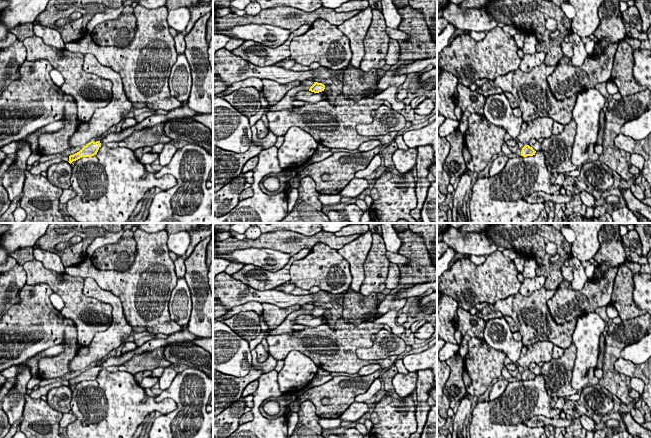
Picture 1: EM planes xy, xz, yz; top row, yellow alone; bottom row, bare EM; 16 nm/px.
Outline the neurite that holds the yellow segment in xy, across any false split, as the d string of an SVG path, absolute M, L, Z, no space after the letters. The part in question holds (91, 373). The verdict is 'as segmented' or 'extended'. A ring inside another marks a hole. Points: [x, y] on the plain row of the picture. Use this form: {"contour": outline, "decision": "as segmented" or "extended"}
{"contour": "M182 326L182 330L171 335L168 335L166 339L163 338L155 338L149 341L146 341L141 346L137 346L137 348L133 351L121 354L118 357L109 357L106 361L103 361L100 365L91 365L86 370L84 370L79 376L69 380L69 387L71 388L73 385L76 385L82 381L92 381L97 378L99 372L102 369L106 369L110 366L116 366L117 368L129 361L133 356L143 354L144 352L150 352L157 348L163 347L167 344L173 342L189 342L195 339L200 339L196 337L192 333L188 331L188 327Z", "decision": "extended"}

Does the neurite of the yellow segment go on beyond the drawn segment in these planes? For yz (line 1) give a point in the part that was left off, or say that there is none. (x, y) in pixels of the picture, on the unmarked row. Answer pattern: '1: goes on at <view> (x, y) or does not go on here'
1: does not go on here

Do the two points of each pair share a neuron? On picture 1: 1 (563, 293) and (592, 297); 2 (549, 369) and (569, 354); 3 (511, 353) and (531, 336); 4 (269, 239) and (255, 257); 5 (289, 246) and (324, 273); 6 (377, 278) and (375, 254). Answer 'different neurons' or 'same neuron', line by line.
1: same neuron
2: same neuron
3: different neurons
4: different neurons
5: different neurons
6: same neuron

